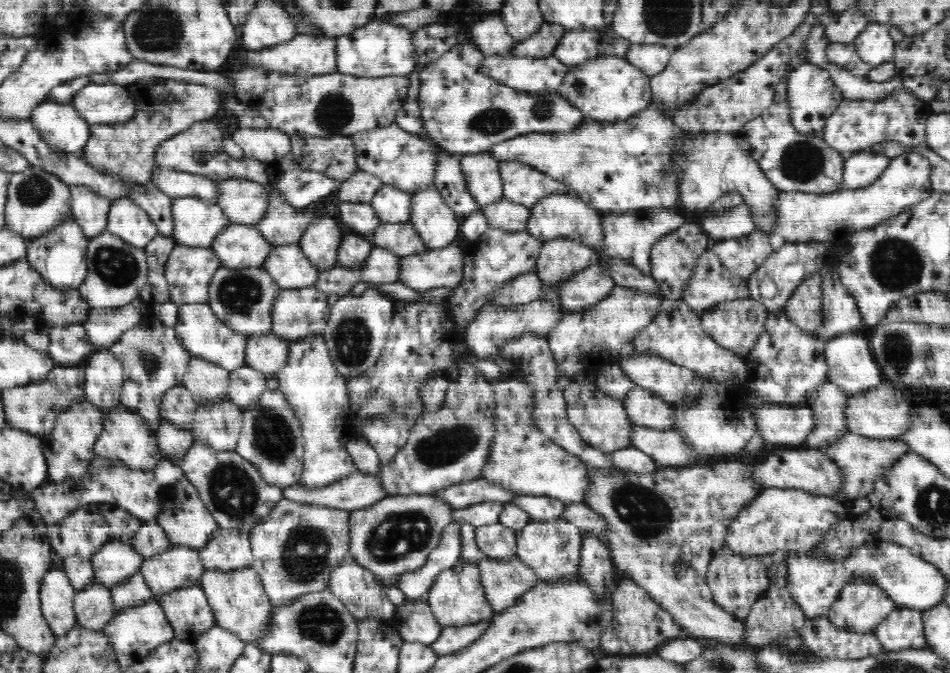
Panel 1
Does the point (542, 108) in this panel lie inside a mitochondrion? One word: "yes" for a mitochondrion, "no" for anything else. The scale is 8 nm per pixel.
yes

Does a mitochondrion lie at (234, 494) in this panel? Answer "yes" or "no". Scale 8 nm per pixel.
yes

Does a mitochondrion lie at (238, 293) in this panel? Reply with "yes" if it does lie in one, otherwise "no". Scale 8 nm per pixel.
yes

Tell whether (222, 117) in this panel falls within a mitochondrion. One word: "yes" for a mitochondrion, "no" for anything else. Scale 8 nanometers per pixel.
no

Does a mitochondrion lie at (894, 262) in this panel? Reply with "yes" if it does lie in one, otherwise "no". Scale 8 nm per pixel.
yes

